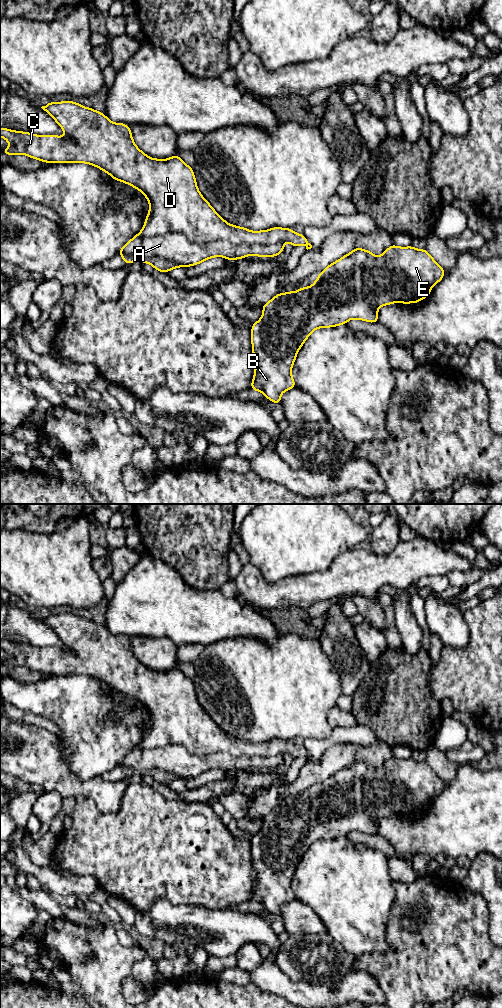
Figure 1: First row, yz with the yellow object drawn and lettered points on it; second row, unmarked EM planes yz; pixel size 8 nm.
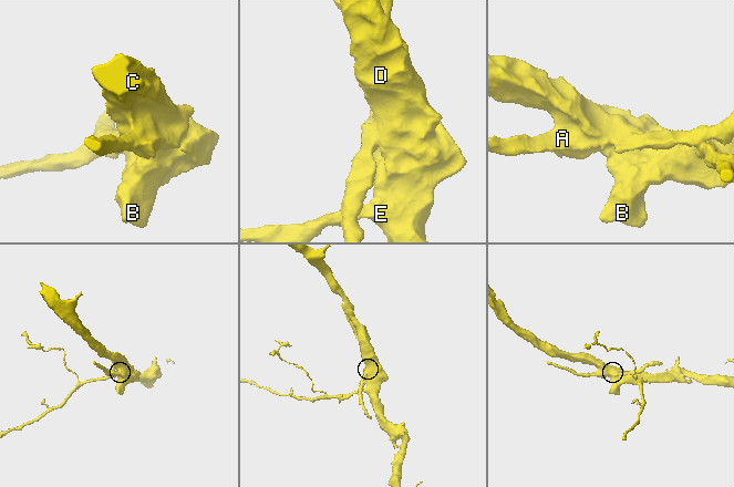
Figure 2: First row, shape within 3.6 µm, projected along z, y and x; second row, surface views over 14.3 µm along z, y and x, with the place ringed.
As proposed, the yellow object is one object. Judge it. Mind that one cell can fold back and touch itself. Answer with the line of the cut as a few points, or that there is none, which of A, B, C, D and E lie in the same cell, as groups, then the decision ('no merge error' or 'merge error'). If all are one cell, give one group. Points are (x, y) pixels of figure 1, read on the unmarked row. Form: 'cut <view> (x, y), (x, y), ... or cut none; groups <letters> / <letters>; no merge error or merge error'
cut yz (138, 745), (141, 749), (183, 745), (197, 755), (283, 755); groups A / B C D E; merge error

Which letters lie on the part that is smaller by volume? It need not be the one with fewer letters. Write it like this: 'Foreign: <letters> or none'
Foreign: A

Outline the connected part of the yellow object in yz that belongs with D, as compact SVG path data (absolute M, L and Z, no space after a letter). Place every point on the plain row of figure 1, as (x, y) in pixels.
M50 613L41 620L53 629L65 644L65 648L35 647L0 640L0 649L11 656L3 661L2 665L8 668L23 666L45 675L86 675L98 679L114 692L139 702L149 714L149 725L142 742L138 745L141 750L182 745L197 756L228 752L233 757L246 756L251 759L290 754L292 759L305 757L307 762L312 760L304 746L298 746L291 740L273 739L268 742L251 743L226 734L201 707L193 679L185 676L177 666L169 671L147 668L134 655L128 637L114 635L105 626L75 613Z

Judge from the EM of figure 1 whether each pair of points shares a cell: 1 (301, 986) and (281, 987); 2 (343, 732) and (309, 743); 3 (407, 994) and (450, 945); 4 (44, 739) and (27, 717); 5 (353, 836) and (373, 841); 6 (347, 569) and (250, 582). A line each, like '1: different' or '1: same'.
1: same
2: same
3: same
4: different
5: same
6: same

